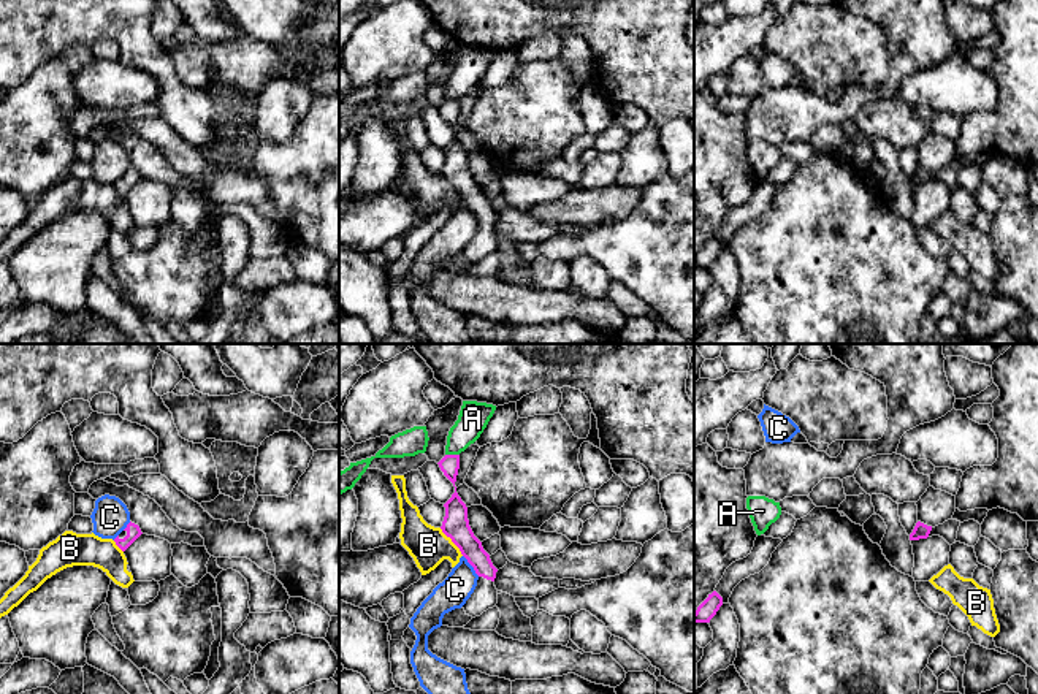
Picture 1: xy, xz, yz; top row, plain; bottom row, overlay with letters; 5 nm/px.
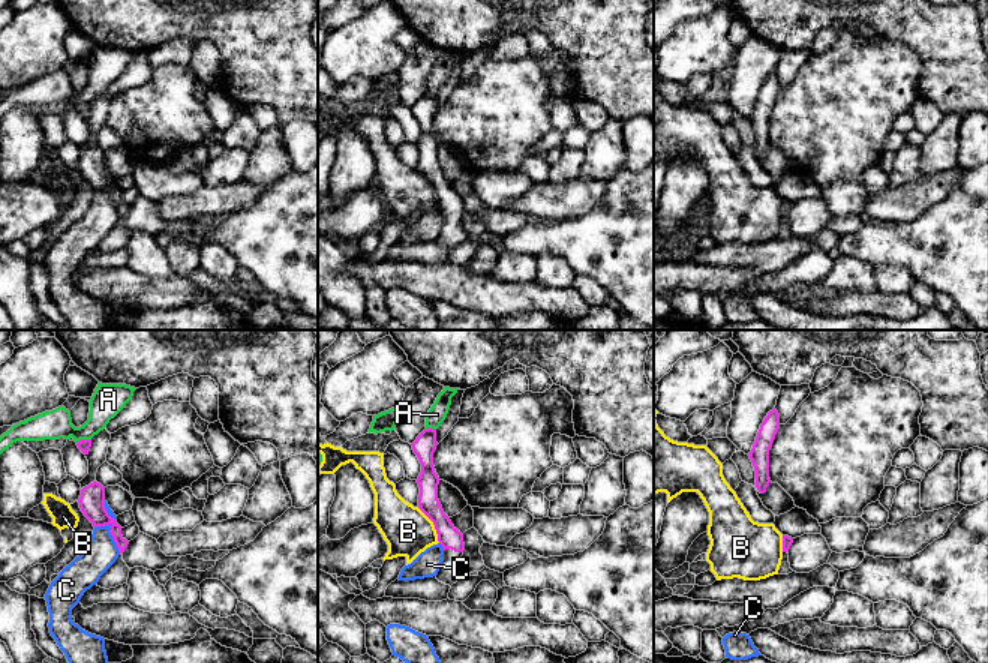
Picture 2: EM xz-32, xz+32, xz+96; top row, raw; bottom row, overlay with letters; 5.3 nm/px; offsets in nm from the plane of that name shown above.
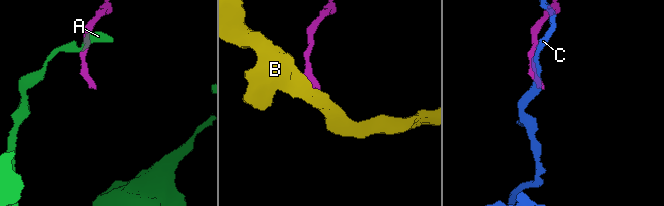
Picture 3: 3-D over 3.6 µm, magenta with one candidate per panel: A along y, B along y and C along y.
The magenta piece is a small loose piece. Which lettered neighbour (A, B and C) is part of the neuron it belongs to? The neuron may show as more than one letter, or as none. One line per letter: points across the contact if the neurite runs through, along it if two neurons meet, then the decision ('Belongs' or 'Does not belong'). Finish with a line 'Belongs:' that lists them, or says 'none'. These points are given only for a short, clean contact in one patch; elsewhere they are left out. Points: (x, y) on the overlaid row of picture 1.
A: Boundary: xz (446, 453), (458, 455). Does not belong
B: Boundary: xz (439, 528), (463, 555). Does not belong
C: Does not belong
Belongs: none

